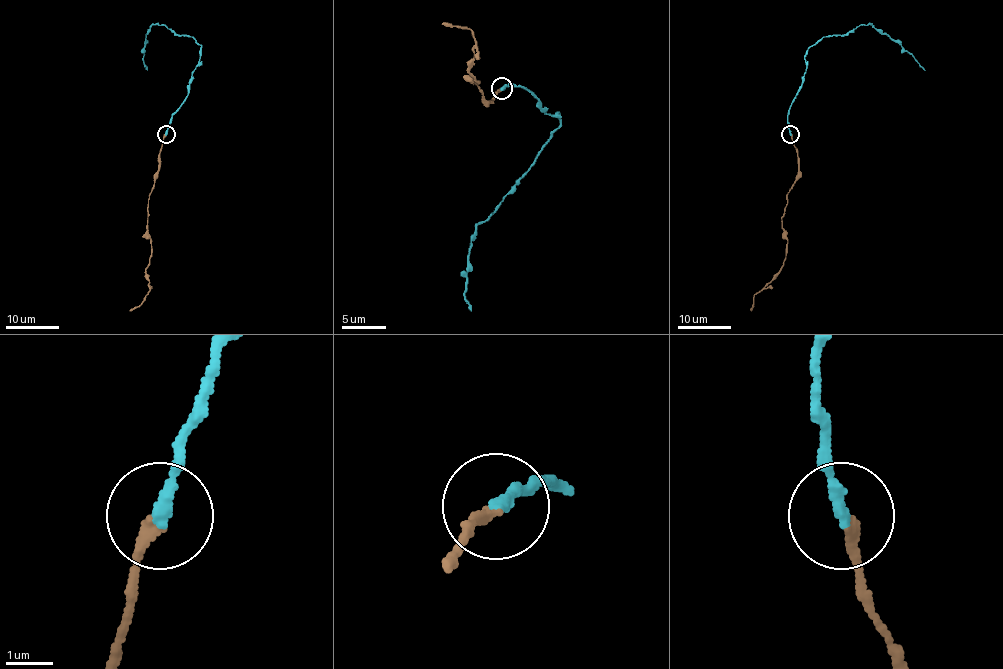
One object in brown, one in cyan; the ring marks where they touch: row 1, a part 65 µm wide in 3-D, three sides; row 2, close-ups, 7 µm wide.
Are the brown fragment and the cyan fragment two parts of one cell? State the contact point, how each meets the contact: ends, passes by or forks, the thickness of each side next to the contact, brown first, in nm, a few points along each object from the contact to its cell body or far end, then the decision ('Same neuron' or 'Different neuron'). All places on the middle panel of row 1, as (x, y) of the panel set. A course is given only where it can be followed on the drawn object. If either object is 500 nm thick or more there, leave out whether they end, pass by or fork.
Place: (502, 88). At the ring brown ends. At the ring cyan ends. Thickness 220 nm (brown) against 280 nm. Course of brown: (501, 88), (488, 101), (470, 77), (477, 84), (470, 70), (475, 55), (472, 33), (442, 24). Course of cyan: (501, 88), (521, 86), (547, 114), (558, 112), (560, 123), (534, 165), (479, 222), (464, 299), (470, 310). Same neuron

